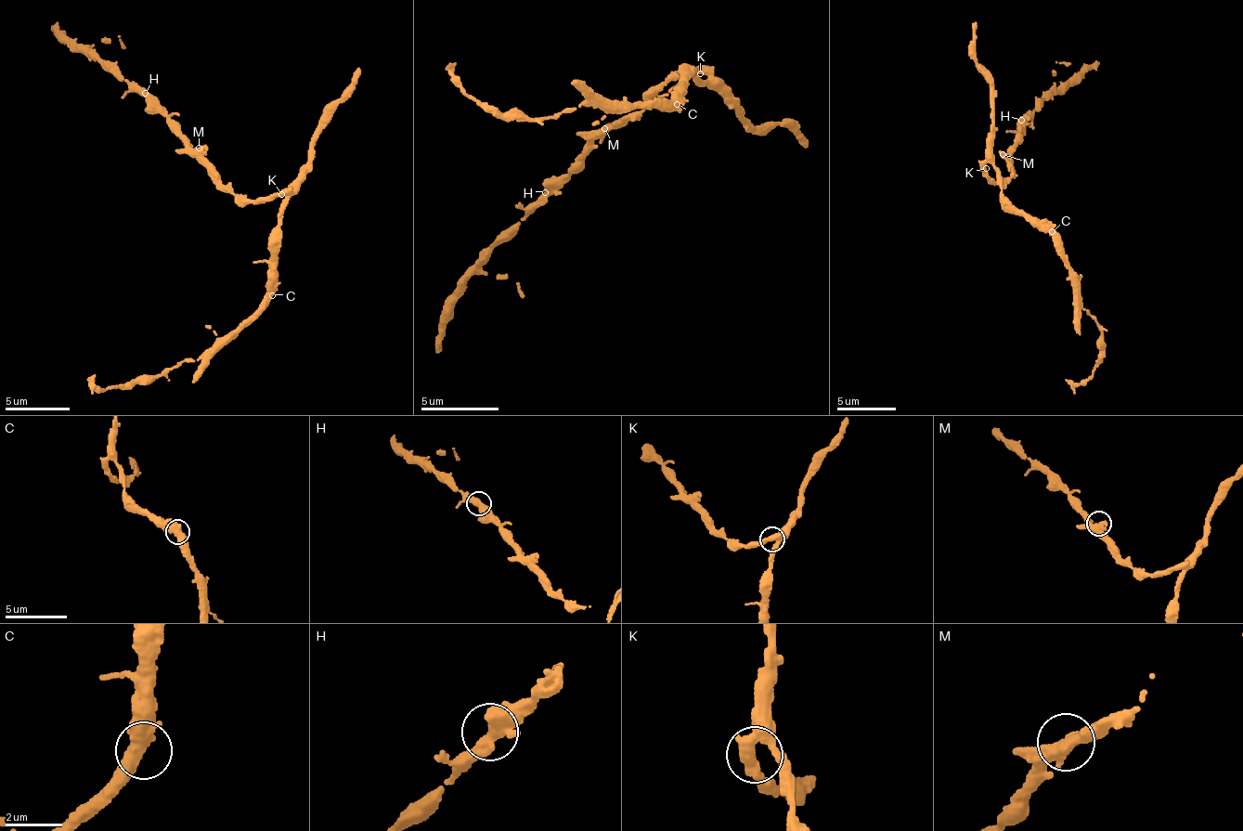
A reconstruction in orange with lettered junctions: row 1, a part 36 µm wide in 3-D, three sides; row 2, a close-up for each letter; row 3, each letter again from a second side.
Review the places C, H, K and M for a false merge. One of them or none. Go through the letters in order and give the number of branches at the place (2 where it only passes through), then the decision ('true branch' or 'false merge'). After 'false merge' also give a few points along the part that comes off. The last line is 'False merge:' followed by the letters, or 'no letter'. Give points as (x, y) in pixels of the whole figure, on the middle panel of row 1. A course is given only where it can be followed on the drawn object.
C: 2 | true branch
H: 2 | true branch
K: 2 | true branch
M: 2 | true branch
False merge: no letter

